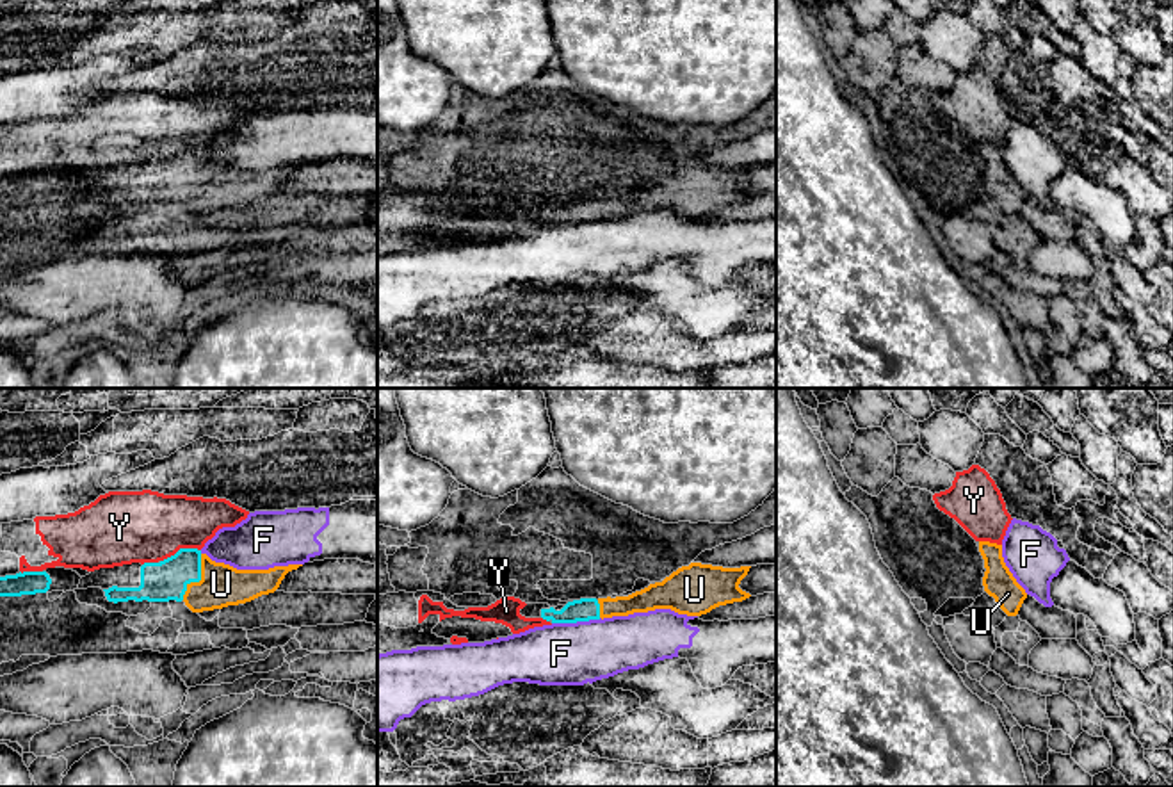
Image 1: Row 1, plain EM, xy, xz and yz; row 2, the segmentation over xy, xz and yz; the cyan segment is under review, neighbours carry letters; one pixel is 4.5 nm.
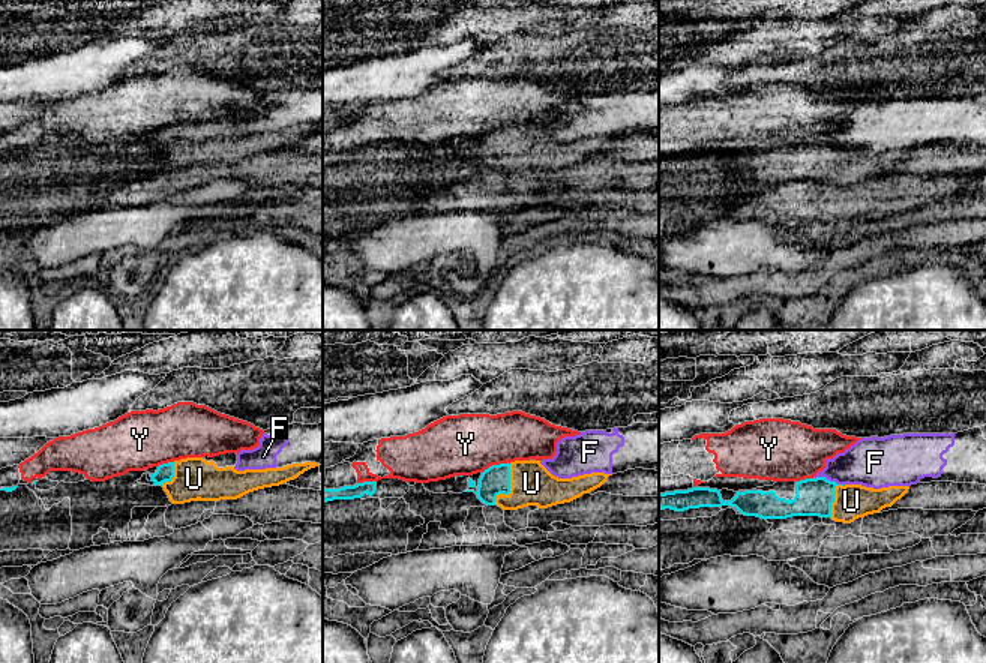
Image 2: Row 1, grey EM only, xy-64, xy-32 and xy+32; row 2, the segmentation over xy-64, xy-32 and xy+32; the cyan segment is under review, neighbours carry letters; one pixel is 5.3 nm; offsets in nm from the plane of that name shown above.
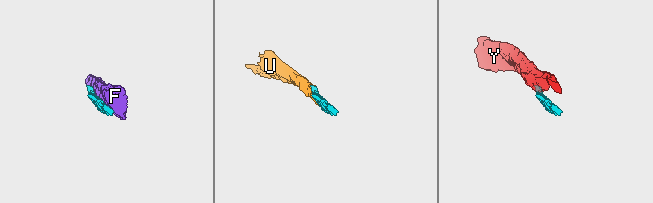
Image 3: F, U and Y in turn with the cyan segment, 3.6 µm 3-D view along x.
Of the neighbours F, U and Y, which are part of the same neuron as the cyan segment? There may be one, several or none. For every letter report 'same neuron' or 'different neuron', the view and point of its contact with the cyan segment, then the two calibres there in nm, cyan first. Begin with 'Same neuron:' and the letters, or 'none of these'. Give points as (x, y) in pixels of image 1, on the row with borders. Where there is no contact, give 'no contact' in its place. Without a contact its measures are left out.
Same neuron: U
F: different neuron | xz (575, 622) | 110/280 nm
U: same neuron | xy (200, 579) | 180/190 nm
Y: different neuron | xy (180, 549) | 180/320 nm

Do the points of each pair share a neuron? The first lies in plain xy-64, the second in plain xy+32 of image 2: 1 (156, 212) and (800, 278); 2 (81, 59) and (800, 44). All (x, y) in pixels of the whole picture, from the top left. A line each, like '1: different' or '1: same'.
1: different
2: different

